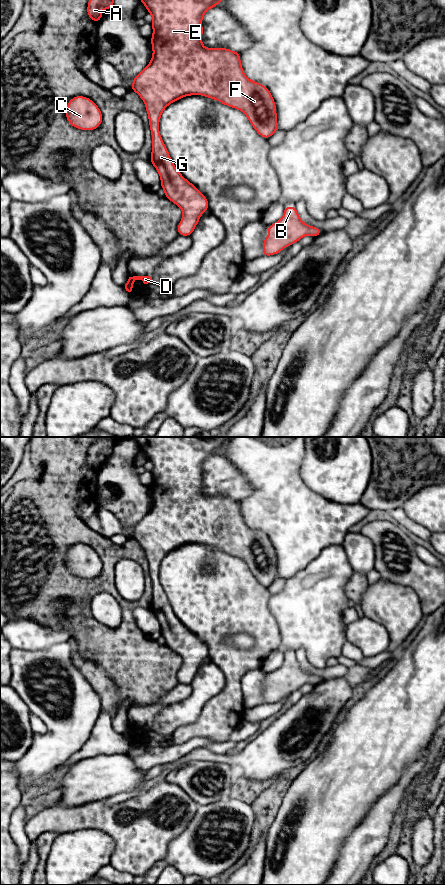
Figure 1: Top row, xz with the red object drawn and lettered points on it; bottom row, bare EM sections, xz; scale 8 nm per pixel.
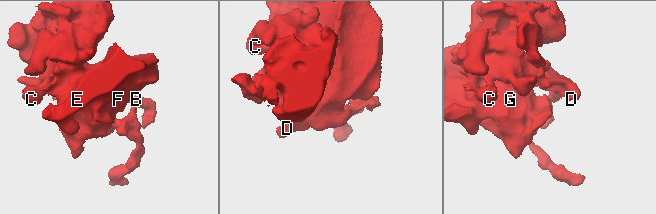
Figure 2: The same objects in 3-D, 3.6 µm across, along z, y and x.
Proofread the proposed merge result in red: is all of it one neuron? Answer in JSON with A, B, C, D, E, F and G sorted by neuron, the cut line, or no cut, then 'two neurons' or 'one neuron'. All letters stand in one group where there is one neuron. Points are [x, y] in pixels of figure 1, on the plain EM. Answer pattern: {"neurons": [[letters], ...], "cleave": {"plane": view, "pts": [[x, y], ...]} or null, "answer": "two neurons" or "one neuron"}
{"neurons": [["A", "B", "C", "D", "E", "F", "G"]], "cleave": null, "answer": "one neuron"}

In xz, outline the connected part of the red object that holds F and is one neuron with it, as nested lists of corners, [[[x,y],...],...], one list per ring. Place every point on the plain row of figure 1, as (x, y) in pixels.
[[[94,437],[87,454],[88,465],[98,471],[102,464],[113,455],[114,446],[121,438],[135,440],[141,451],[153,464],[151,471],[153,484],[150,486],[153,503],[150,511],[137,524],[134,525],[131,539],[136,540],[146,554],[149,566],[149,574],[152,582],[152,601],[150,610],[156,616],[161,627],[161,636],[165,645],[179,654],[183,659],[183,665],[177,674],[179,684],[191,684],[200,664],[209,657],[208,647],[176,617],[166,593],[159,580],[159,569],[164,557],[171,551],[185,544],[202,543],[215,547],[222,552],[241,558],[249,567],[256,580],[265,587],[269,587],[279,576],[275,549],[269,537],[258,530],[248,527],[243,519],[240,501],[228,496],[205,496],[202,493],[202,466],[205,460],[221,451],[230,437]]]

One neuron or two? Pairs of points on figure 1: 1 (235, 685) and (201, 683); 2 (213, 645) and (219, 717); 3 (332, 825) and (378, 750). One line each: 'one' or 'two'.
1: two
2: one
3: one

